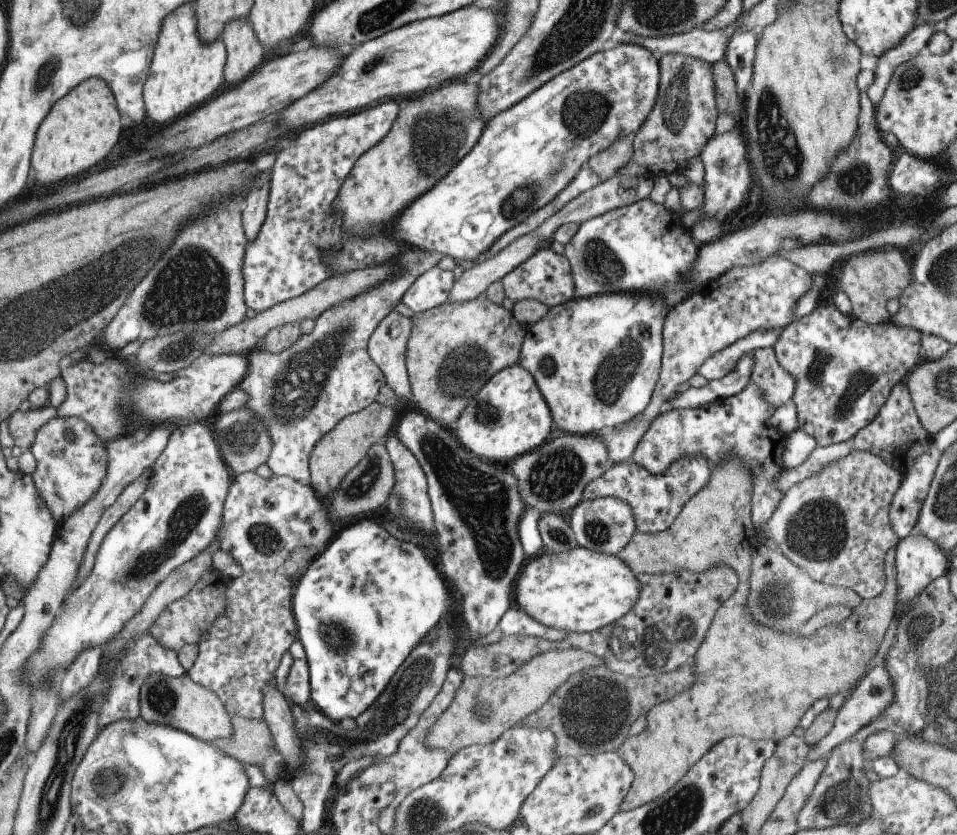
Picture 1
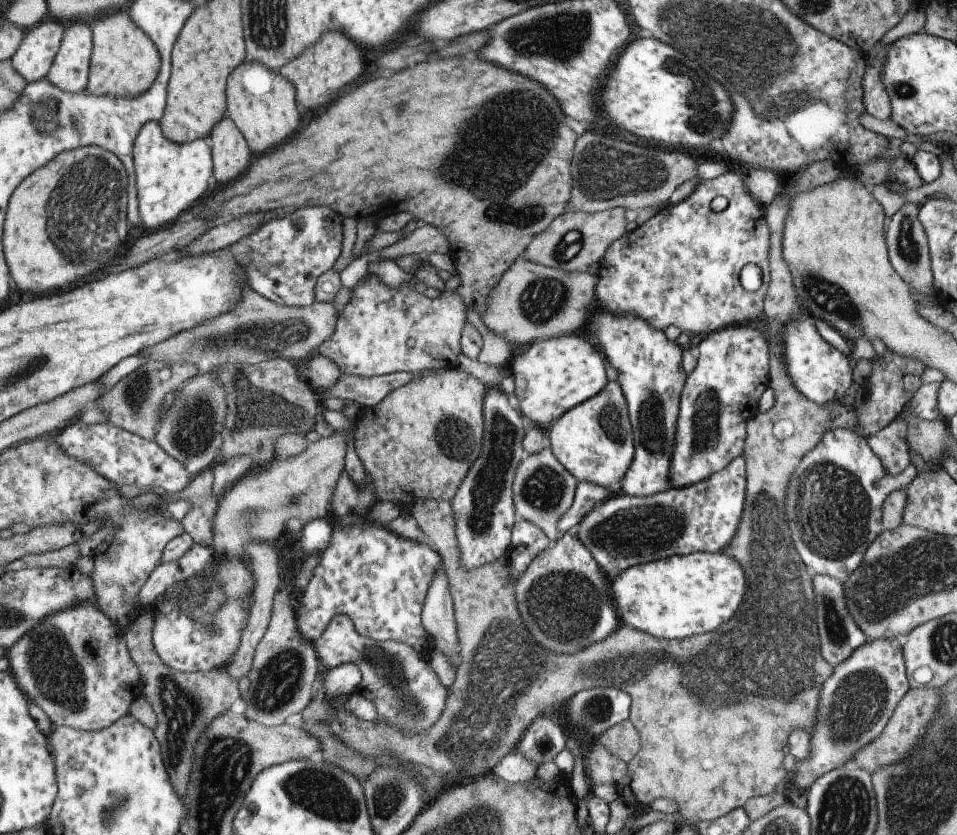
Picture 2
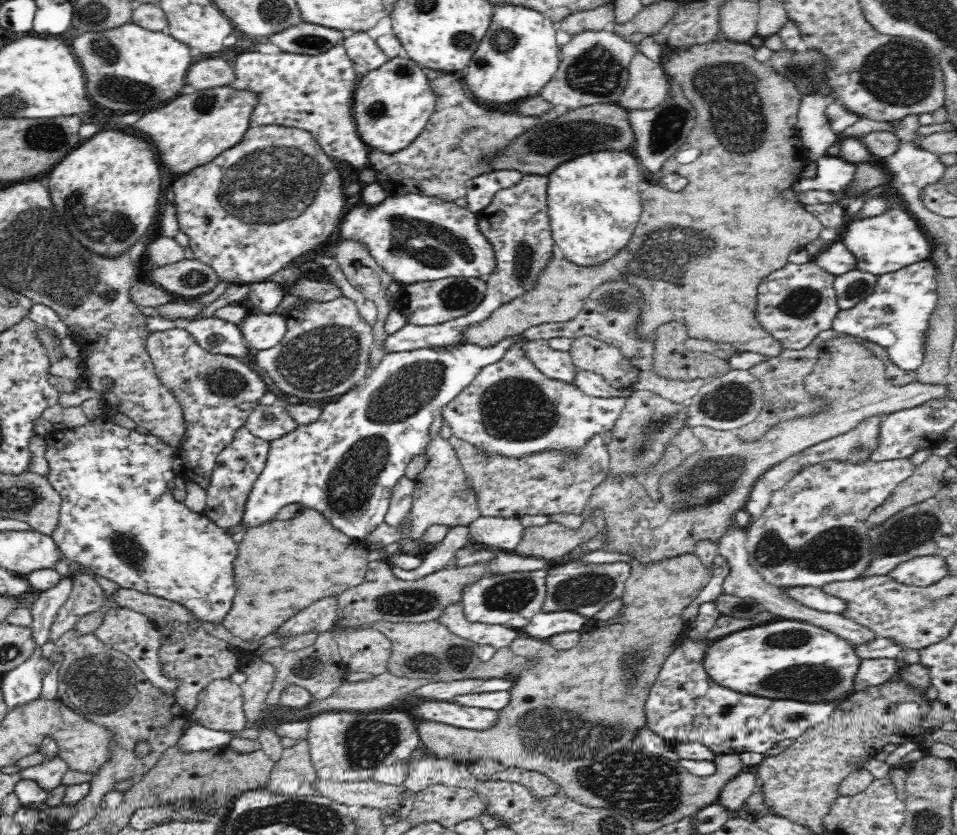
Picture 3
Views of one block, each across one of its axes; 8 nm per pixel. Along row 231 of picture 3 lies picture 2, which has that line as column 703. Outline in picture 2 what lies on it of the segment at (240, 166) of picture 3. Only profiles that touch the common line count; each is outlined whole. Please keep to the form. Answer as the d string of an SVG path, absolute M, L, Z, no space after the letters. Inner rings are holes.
M727 171L714 179L704 179L694 191L678 204L659 209L655 216L638 226L631 226L624 236L612 242L600 262L596 296L599 306L606 306L612 316L640 316L654 330L676 326L691 336L706 336L728 326L761 321L764 294L768 290L768 250L770 233L766 222L766 208L758 204L744 186L742 175ZM724 196L728 205L720 212L710 208L714 198ZM754 264L762 270L764 284L748 292L740 284L744 265Z

